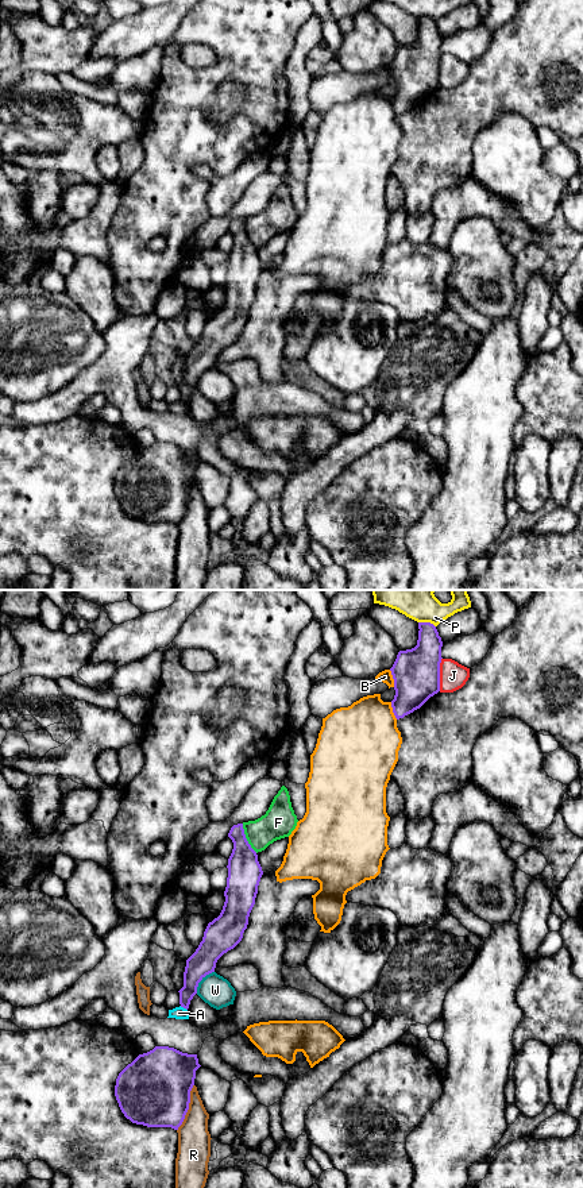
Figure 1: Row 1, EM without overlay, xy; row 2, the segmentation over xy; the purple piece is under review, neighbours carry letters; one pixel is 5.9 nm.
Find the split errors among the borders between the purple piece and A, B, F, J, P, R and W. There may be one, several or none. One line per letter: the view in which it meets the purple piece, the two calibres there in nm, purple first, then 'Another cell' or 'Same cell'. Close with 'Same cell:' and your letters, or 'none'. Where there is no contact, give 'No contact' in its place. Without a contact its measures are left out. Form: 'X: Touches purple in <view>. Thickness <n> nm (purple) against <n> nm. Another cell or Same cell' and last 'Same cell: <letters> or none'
A: Touches purple in xy. Thickness 130 nm (purple) against 80 nm. Another cell
B: Touches purple in xy. Thickness 280 nm (purple) against 70 nm. Another cell
F: Touches purple in xy. Thickness 200 nm (purple) against 190 nm. Another cell
J: Touches purple in xy. Thickness 280 nm (purple) against 160 nm. Another cell
P: Touches purple in xy. Thickness 220 nm (purple) against 280 nm. Another cell
R: Touches purple in xy. Thickness 440 nm (purple) against 190 nm. Another cell
W: Touches purple in xy. Thickness 170 nm (purple) against 180 nm. Another cell
Same cell: none

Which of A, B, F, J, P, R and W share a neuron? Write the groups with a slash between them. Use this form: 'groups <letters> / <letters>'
groups A / B / F / J / P / R / W

